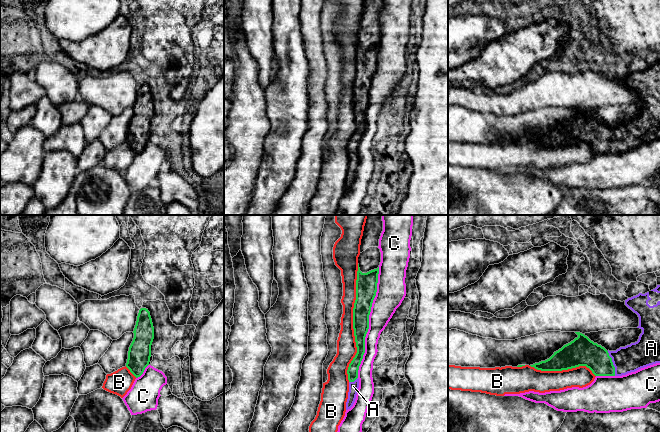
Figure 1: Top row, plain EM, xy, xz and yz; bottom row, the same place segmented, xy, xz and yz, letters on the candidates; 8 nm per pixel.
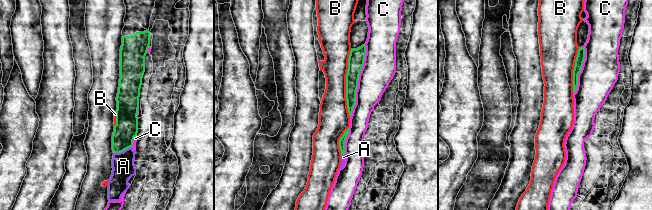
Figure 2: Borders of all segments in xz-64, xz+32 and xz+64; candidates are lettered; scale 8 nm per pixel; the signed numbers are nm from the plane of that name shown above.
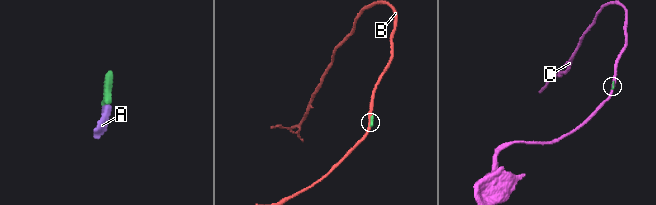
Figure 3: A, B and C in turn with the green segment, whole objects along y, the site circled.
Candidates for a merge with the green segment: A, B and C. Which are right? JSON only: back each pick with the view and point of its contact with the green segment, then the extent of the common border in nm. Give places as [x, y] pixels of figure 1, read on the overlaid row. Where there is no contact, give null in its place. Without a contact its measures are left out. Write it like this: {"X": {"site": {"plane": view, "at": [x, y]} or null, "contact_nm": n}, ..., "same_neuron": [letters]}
{"A": {"site": {"plane": "yz", "at": [612, 363]}, "contact_nm": 220}, "same_neuron": ["A"]}

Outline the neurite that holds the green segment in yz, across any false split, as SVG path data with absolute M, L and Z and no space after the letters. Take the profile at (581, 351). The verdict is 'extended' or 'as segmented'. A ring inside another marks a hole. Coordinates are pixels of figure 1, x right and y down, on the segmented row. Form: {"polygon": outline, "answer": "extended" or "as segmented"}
{"polygon": "M660 285L645 294L639 293L628 298L625 300L625 305L639 317L637 328L640 328L642 333L637 342L620 347L616 351L607 351L584 334L575 332L578 335L577 338L554 352L549 359L530 366L541 371L562 371L586 366L595 376L622 376L660 363Z", "answer": "extended"}

